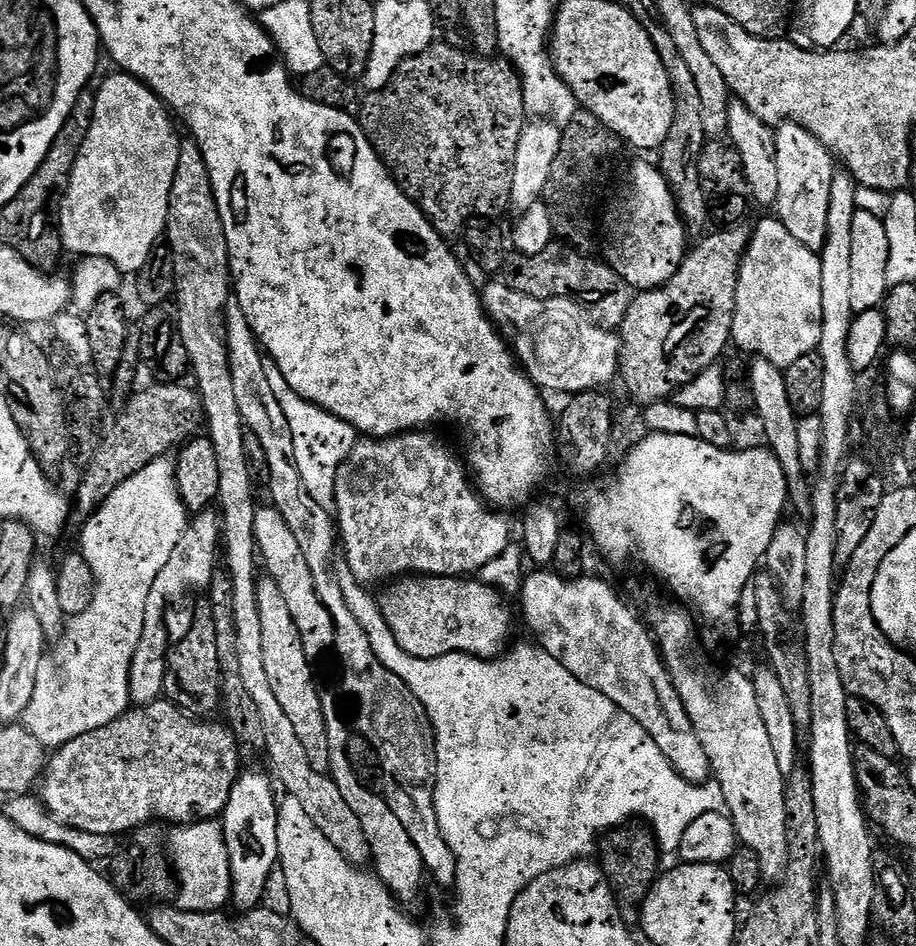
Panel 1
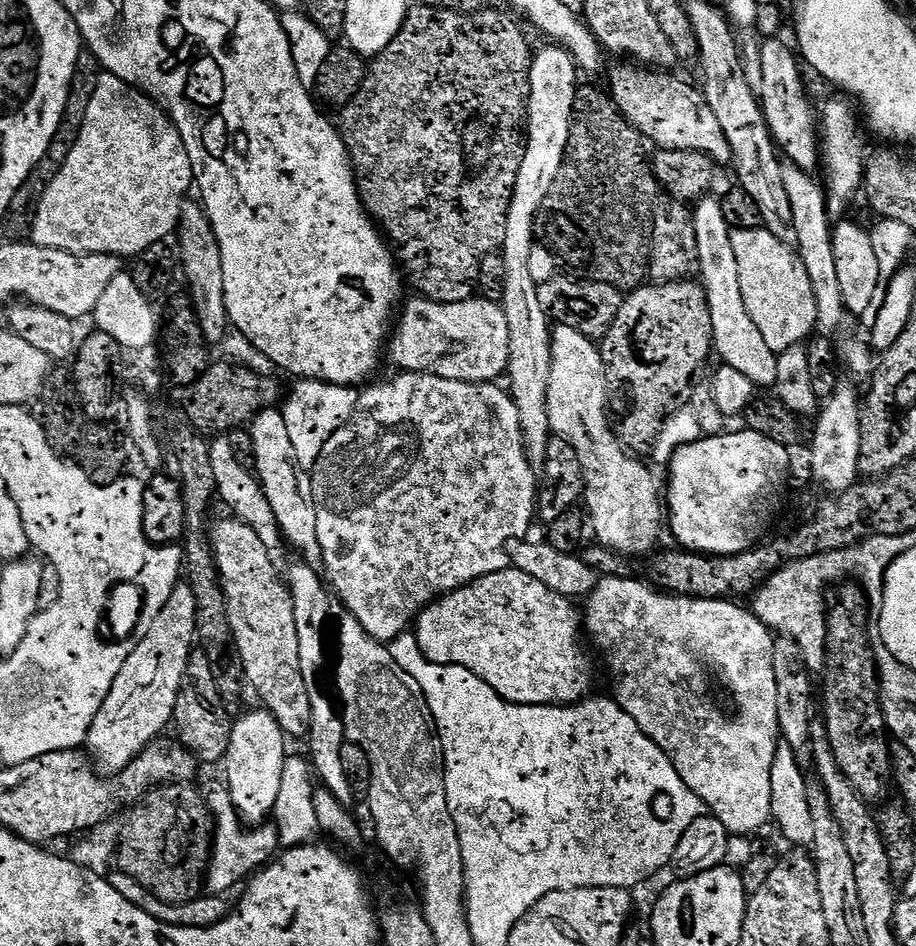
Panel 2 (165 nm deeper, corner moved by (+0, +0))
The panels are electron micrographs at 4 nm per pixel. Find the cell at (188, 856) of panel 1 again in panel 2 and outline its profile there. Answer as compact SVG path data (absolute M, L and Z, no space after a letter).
M226 790L208 792L208 810L214 825L212 833L212 860L208 864L206 888L212 894L228 894L235 884L243 885L253 874L260 871L277 855L281 847L280 836L276 833L276 825L265 822L249 830L236 815L236 807L232 796Z

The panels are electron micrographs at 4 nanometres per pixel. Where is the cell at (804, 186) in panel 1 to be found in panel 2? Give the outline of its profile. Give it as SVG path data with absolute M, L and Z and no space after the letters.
M768 38L761 43L762 88L758 95L764 106L768 129L772 131L772 138L783 159L811 173L812 167L818 164L818 118L814 112L812 114L812 104L804 89L801 61L797 53L791 47L788 49L781 40Z

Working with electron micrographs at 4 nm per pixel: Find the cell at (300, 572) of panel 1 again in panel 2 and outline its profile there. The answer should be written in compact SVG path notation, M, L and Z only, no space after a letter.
M220 434L208 445L210 466L214 469L214 482L219 503L222 502L226 507L232 508L231 515L235 519L242 521L243 524L249 524L254 530L254 534L258 534L258 538L262 538L262 546L266 546L274 563L278 566L283 565L284 548L286 549L284 534L280 531L278 522L274 518L274 510L270 510L270 502L256 478L255 471L249 465L247 468L240 461L240 456L236 453L235 446L232 445L232 438L231 435Z

